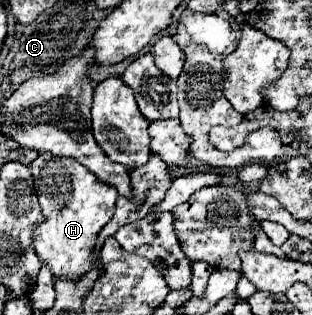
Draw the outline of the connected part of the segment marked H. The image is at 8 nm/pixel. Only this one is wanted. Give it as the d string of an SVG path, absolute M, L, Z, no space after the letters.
M39 154L29 168L45 216L43 226L35 230L33 248L39 260L51 268L51 274L55 278L79 280L83 274L95 268L93 250L97 244L97 236L101 228L113 218L115 200L119 194L113 186L97 182L95 174L91 174L73 158Z

